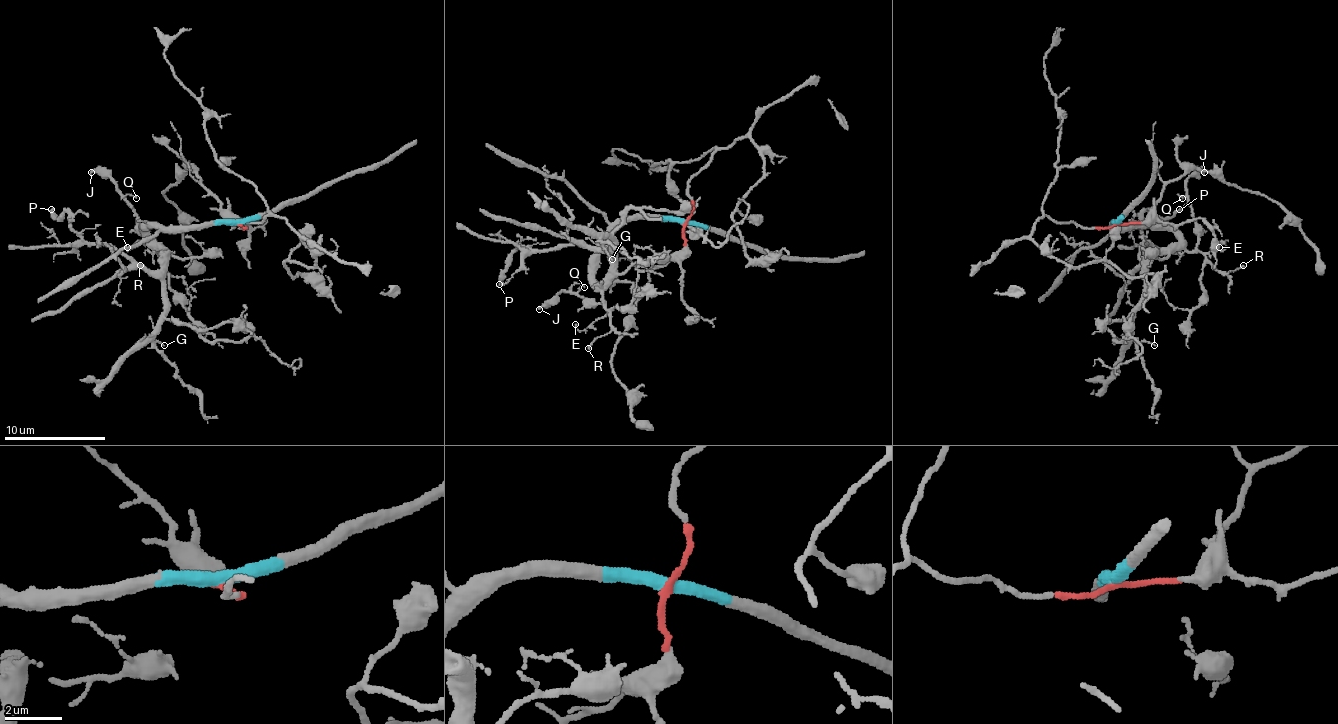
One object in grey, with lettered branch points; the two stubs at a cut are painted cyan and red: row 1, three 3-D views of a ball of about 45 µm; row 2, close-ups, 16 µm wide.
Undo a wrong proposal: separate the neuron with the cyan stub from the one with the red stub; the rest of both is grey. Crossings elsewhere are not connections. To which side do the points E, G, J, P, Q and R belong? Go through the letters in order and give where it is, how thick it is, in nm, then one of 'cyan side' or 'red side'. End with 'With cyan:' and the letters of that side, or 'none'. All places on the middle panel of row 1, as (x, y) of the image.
E: (575, 324) | 110 nm | cyan side
G: (612, 259) | 110 nm | cyan side
J: (539, 309) | 280 nm | cyan side
P: (499, 284) | 240 nm | cyan side
Q: (584, 287) | 90 nm | cyan side
R: (588, 348) | 120 nm | cyan side
With cyan: E, G, J, P, Q, R

